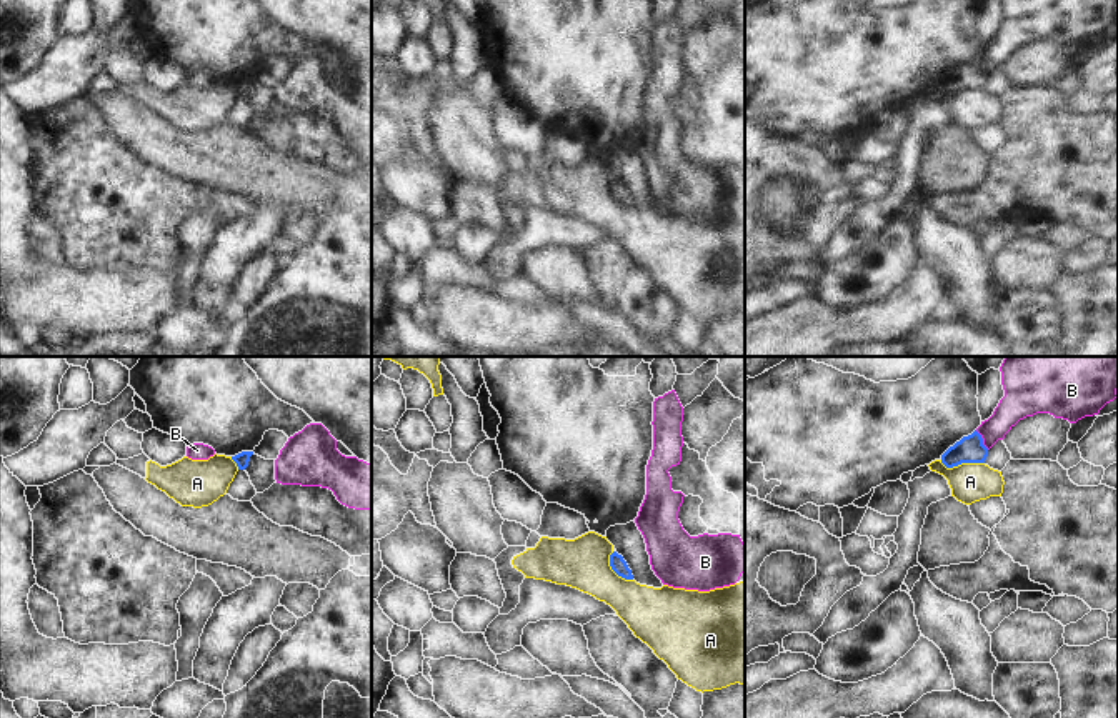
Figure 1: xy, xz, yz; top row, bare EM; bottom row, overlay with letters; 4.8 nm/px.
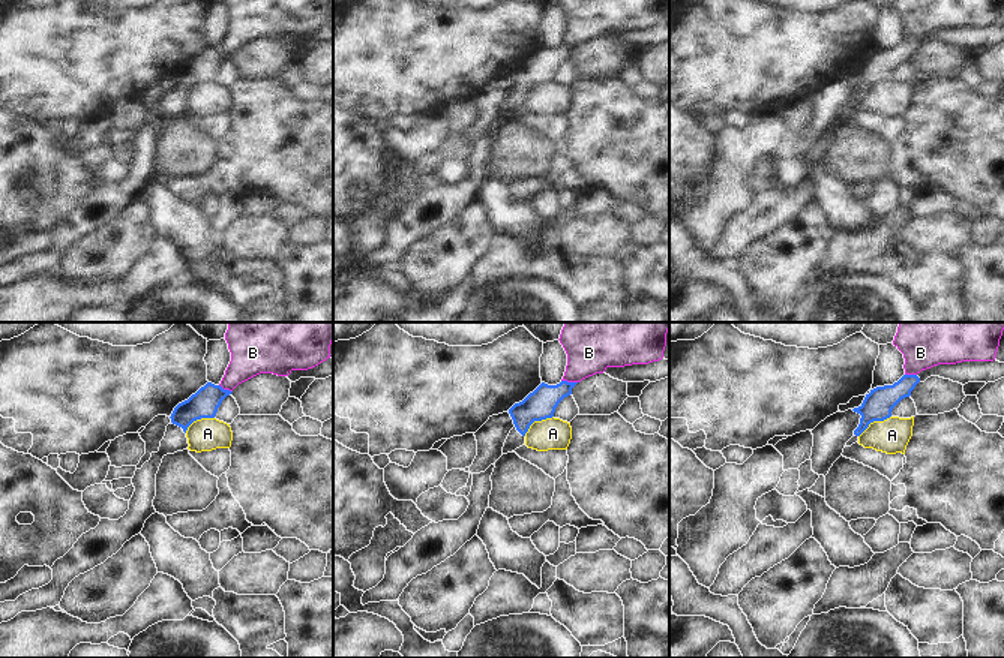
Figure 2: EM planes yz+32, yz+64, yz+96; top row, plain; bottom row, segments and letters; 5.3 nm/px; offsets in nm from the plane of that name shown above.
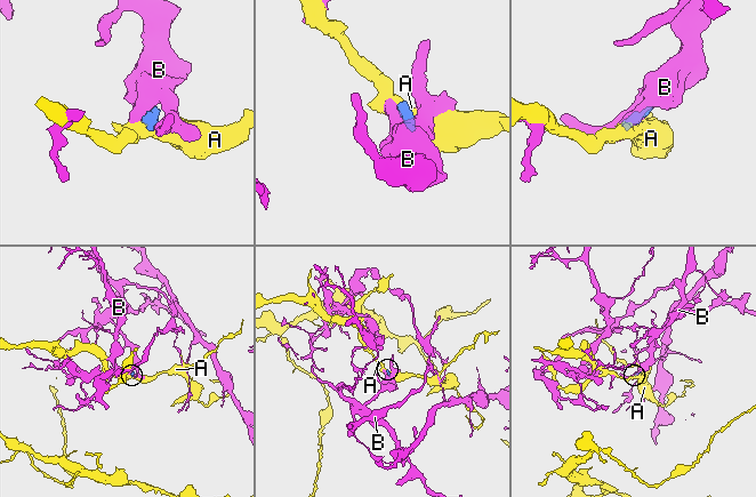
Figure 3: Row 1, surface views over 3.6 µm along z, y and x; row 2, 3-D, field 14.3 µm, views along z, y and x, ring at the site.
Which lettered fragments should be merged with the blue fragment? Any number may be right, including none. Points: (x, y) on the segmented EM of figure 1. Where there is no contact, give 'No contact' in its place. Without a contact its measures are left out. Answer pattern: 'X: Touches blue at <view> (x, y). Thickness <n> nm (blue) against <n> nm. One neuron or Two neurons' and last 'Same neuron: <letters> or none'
A: Touches blue at yz (962, 462). Thickness 130 nm (blue) against 190 nm. Two neurons
B: Touches blue at yz (982, 440). Thickness 130 nm (blue) against 150 nm. Two neurons
Same neuron: none

